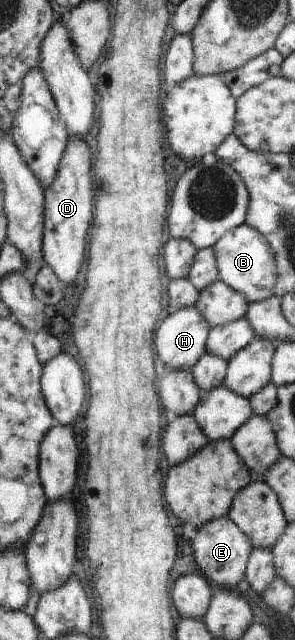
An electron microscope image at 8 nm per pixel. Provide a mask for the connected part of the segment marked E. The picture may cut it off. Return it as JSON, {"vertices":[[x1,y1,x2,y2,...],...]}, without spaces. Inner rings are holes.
{"vertices":[[218,518,208,522,200,529,197,529,196,540,192,542,191,547,194,551,196,563,202,569,202,573,206,575,207,580,210,579,218,587,238,591,238,583,245,577,247,561,253,547,236,523,228,518]]}

